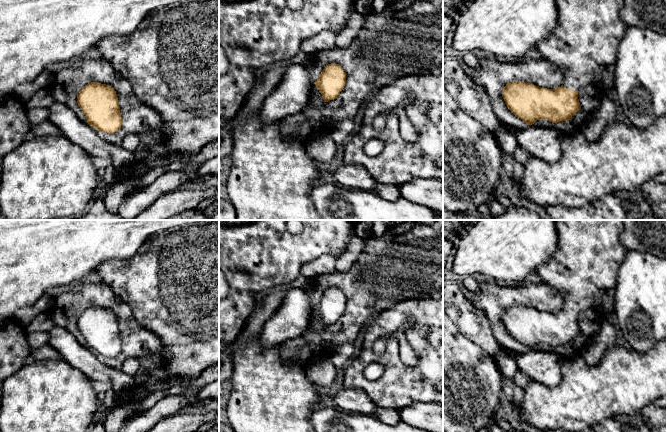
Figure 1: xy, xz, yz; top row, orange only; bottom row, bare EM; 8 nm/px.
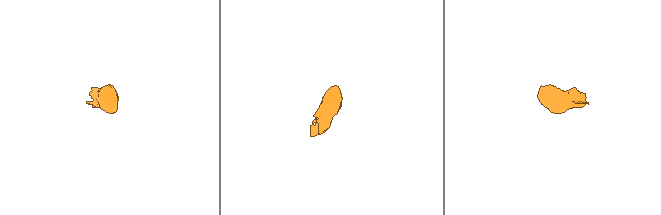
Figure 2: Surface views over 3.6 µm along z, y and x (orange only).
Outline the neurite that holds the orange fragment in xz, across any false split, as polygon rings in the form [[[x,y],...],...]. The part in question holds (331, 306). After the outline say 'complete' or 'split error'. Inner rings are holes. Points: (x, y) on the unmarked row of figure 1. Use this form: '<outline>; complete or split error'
[[[336,287],[324,291],[315,310],[319,313],[324,326],[334,324],[343,314],[346,307],[346,298],[343,292]]]; complete

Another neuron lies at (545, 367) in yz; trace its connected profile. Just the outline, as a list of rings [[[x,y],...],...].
[[[528,349],[524,354],[516,355],[517,368],[530,380],[547,386],[557,386],[562,380],[563,358],[555,352]]]

